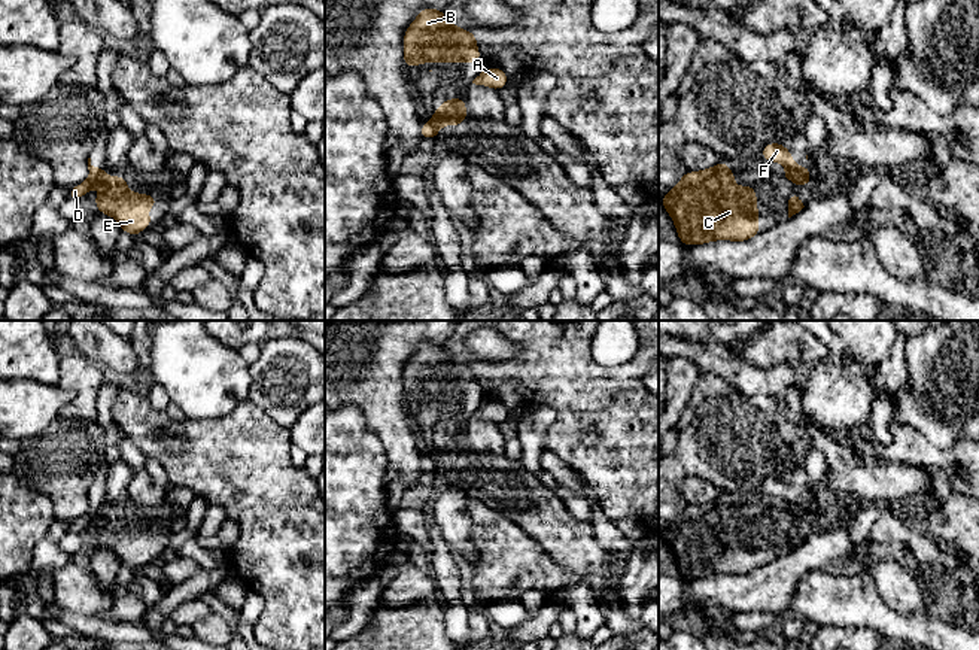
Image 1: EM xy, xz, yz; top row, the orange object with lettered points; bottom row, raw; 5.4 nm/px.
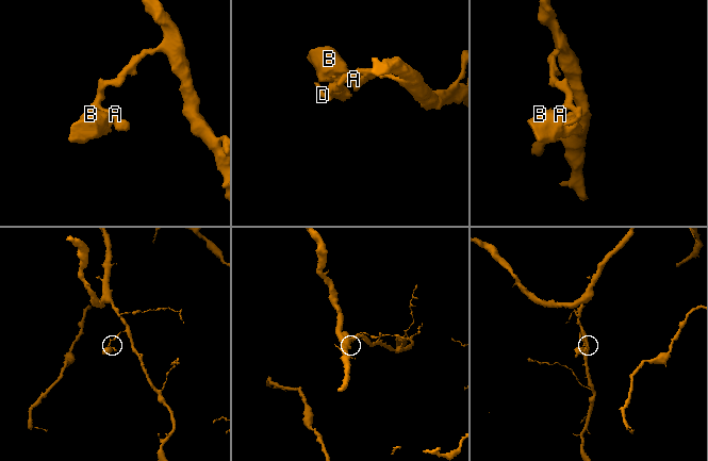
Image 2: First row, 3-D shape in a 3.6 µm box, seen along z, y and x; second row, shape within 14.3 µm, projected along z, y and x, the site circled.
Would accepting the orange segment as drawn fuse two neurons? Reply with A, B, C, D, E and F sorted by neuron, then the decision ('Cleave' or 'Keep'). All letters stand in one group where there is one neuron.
Groups: A D F / B C E. Cleave

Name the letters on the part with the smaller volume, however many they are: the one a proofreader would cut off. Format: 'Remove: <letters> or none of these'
Remove: B, C, E

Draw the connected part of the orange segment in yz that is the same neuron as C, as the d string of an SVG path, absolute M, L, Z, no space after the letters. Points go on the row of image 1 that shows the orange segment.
M726 160L700 171L685 171L660 201L685 246L747 242L760 234L755 188L742 183L736 191L735 171Z

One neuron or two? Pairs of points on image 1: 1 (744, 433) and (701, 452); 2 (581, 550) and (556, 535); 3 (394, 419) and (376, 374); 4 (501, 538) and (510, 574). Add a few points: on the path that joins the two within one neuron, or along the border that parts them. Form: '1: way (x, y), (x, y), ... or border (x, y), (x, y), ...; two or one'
1: way (733, 443), (729, 447), (711, 447); one
2: way (575, 549), (562, 537); one
3: way (383, 409), (376, 385); one
4: way (502, 547), (510, 565); one

